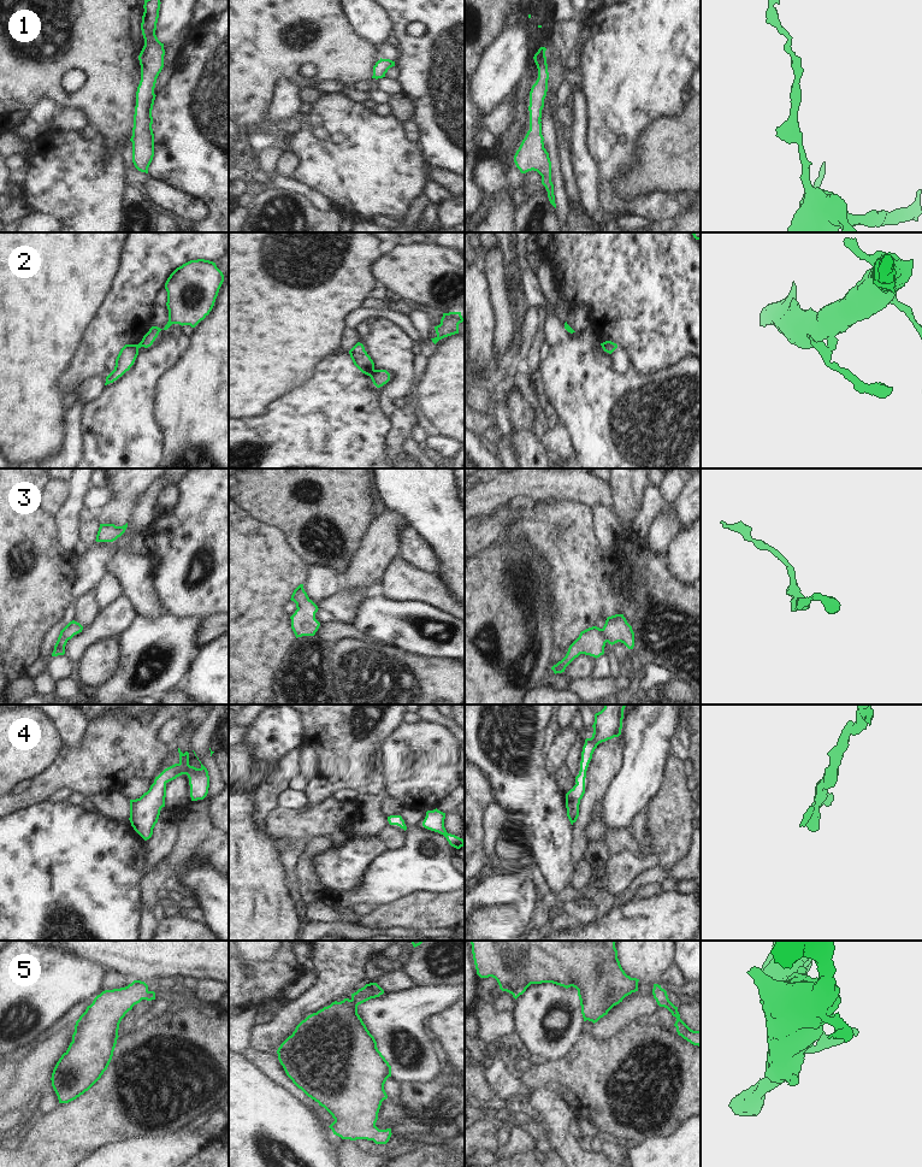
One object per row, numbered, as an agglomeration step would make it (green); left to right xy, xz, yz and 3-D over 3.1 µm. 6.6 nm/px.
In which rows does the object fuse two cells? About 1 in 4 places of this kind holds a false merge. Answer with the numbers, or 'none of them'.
2

